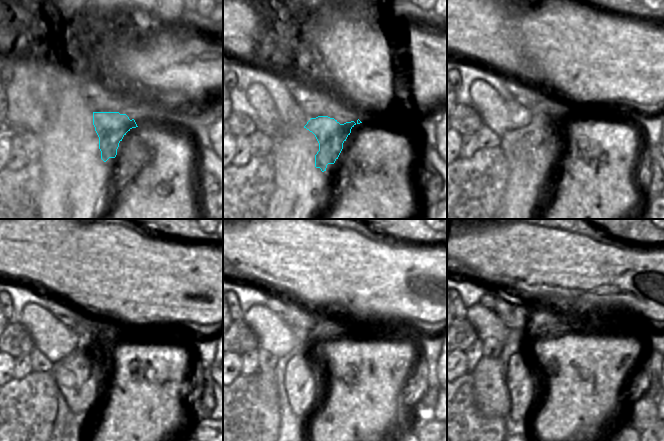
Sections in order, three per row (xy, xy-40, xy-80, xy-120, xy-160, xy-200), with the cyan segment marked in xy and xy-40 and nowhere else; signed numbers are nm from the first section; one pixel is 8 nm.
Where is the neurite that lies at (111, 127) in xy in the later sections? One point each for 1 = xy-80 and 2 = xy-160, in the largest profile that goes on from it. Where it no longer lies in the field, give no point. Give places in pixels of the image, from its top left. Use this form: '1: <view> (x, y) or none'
1: xy-80 (545, 136)
2: xy-160 (304, 377)

